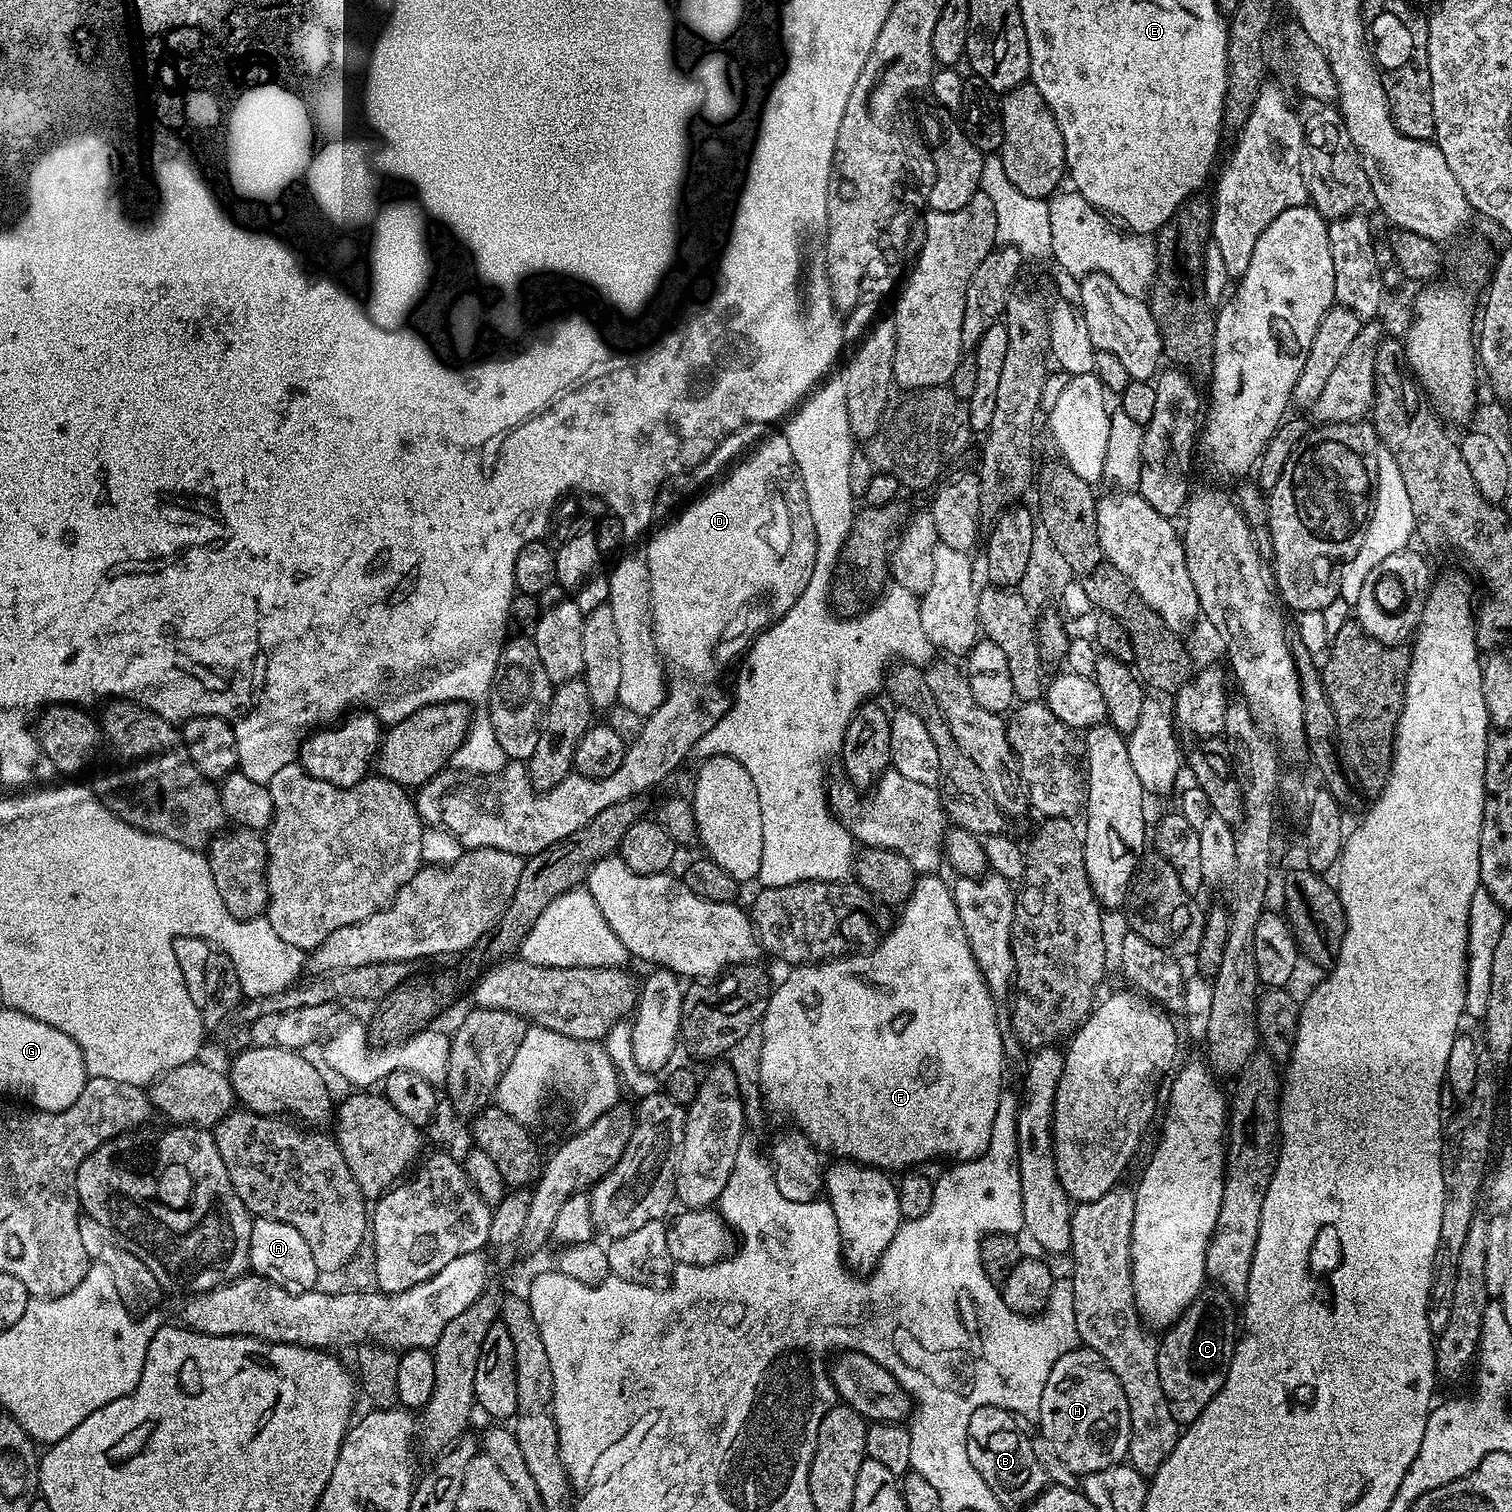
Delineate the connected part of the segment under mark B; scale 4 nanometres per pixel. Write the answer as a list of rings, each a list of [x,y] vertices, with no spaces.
[[[979,1424],[975,1425],[974,1431],[968,1437],[970,1462],[974,1464],[974,1469],[982,1474],[982,1478],[997,1493],[1009,1492],[1014,1499],[1024,1500],[1023,1502],[1035,1500],[1046,1487],[1046,1475],[1038,1462],[1038,1458],[1034,1456],[1031,1439],[1028,1436],[1024,1437],[1020,1432],[1011,1432],[1008,1428],[996,1428],[993,1432],[988,1432],[986,1425]]]

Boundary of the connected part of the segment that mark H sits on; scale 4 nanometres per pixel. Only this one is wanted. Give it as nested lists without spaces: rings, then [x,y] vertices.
[[[1072,1348],[1054,1362],[1042,1393],[1039,1424],[1039,1435],[1054,1446],[1055,1453],[1077,1474],[1106,1470],[1128,1455],[1132,1437],[1130,1402],[1126,1402],[1126,1390],[1122,1390],[1122,1382],[1118,1382],[1106,1358],[1093,1348]]]

